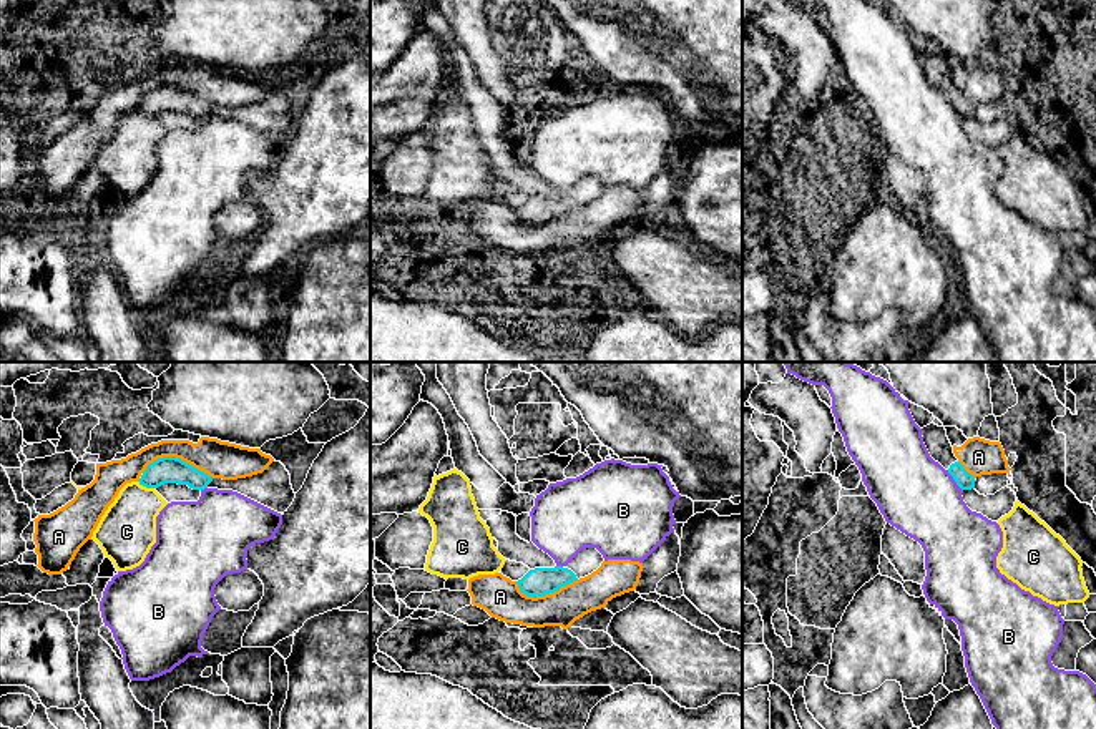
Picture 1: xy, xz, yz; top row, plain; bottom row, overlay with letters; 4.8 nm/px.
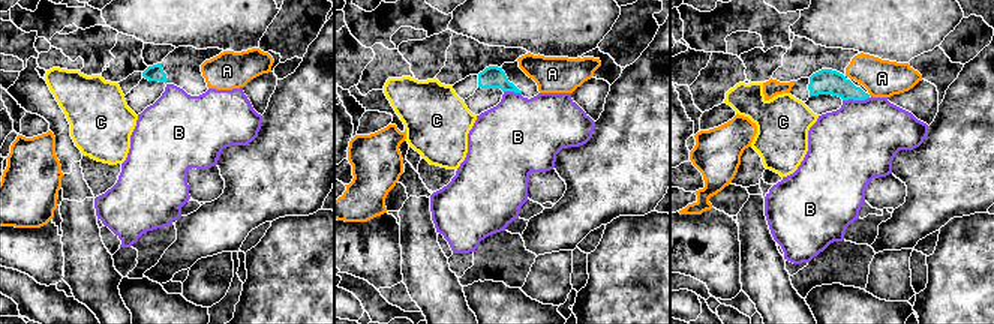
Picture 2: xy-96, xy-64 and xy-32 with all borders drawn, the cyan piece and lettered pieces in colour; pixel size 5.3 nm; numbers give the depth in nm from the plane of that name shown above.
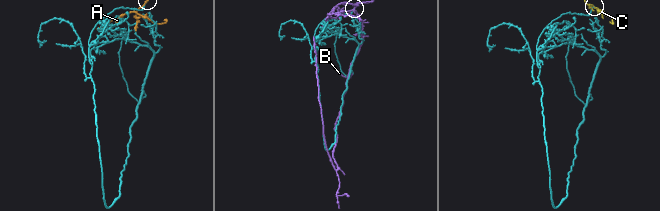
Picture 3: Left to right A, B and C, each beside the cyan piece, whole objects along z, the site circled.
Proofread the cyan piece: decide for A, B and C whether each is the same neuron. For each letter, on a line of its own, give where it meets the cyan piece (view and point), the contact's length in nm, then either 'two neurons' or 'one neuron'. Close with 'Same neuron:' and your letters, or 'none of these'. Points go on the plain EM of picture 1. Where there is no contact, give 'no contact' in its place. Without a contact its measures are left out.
A: xy (178, 87) | 360 nm | two neurons
B: yz (954, 107) | 130 nm | two neurons
C: xy (146, 115) | 90 nm | two neurons
Same neuron: none of these

